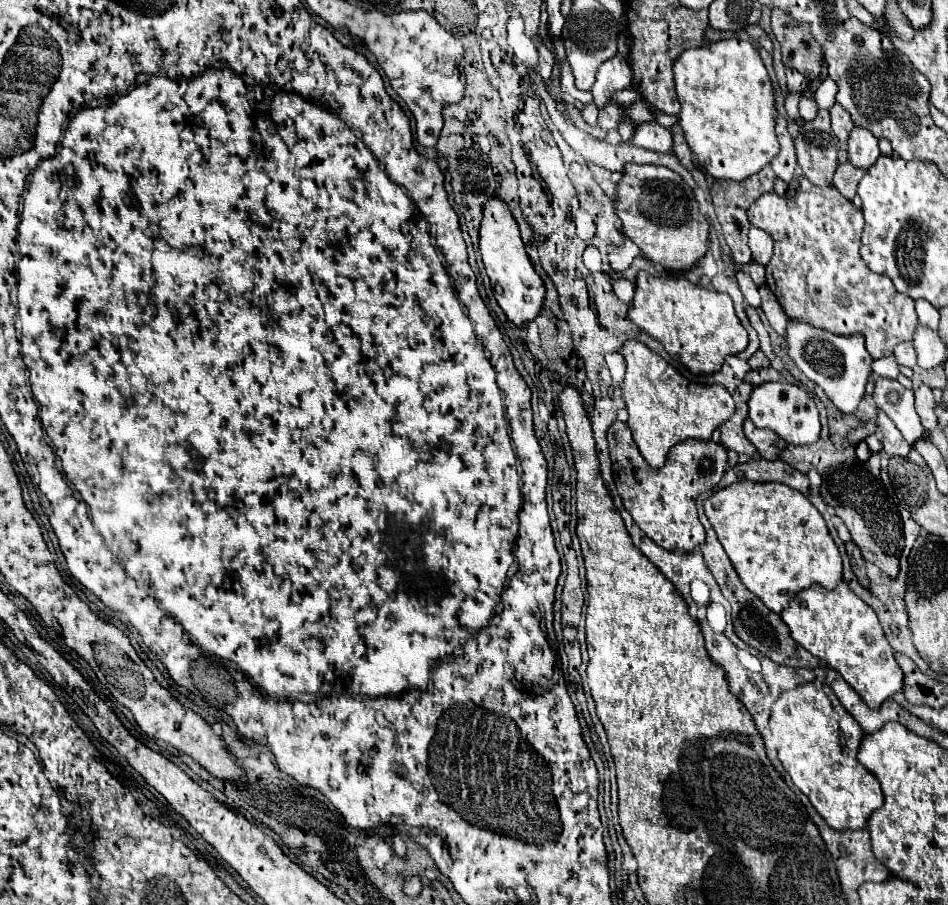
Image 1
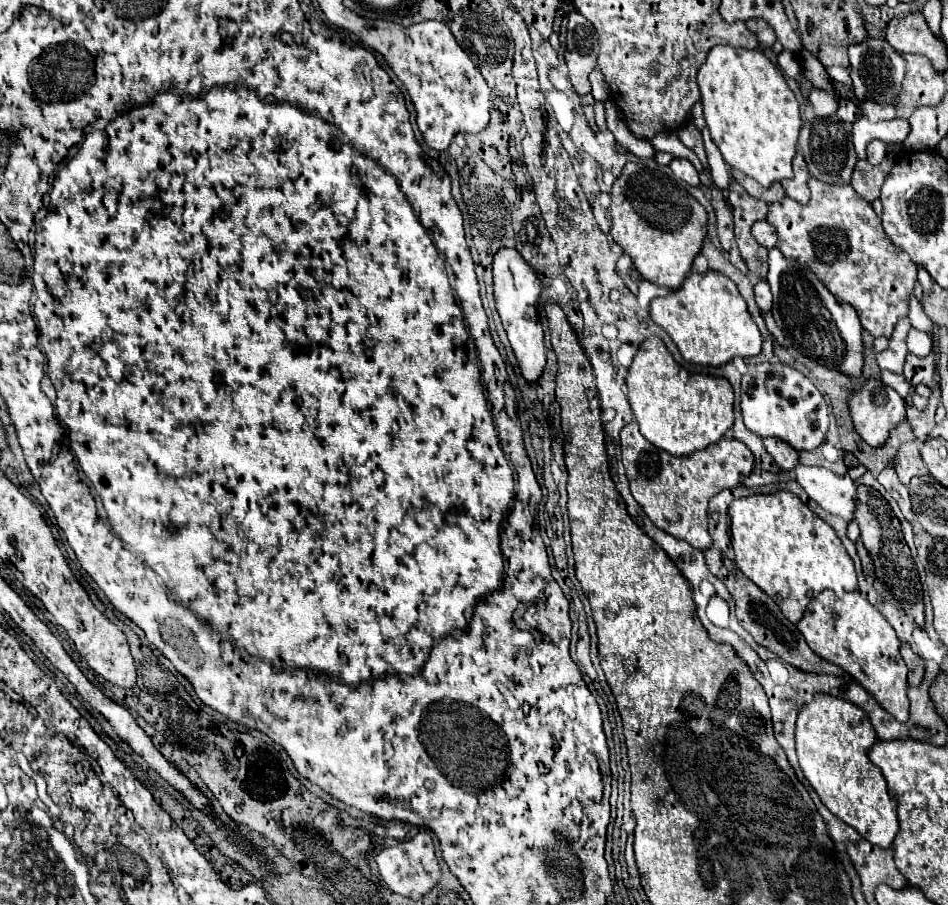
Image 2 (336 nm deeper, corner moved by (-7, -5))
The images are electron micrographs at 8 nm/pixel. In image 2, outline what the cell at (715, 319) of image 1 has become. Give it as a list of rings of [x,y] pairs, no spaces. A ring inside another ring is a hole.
[[[715,270],[703,274],[691,272],[675,292],[653,298],[649,312],[655,324],[665,328],[681,356],[691,364],[721,366],[735,356],[751,358],[761,352],[761,332],[747,312],[743,296],[733,280]]]

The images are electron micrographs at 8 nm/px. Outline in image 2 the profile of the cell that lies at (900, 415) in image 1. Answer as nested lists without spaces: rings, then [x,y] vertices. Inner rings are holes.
[[[869,378],[857,392],[849,396],[849,412],[853,426],[871,448],[881,448],[887,442],[889,432],[905,420],[905,406],[907,402],[893,388],[885,388],[879,378]]]

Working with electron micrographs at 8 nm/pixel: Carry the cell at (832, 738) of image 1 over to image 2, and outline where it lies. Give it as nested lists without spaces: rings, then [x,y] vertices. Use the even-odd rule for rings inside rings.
[[[815,694],[797,716],[797,756],[807,782],[815,788],[831,814],[853,826],[863,838],[879,848],[889,848],[899,832],[897,804],[887,792],[881,770],[867,758],[877,734],[867,714],[831,694]]]

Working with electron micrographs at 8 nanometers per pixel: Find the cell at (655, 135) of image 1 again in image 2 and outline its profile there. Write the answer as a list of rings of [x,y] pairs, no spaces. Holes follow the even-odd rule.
[[[673,158],[673,162],[669,164],[673,174],[681,180],[685,180],[689,186],[701,186],[701,180],[699,180],[699,172],[695,170],[695,166],[685,160],[685,158]]]

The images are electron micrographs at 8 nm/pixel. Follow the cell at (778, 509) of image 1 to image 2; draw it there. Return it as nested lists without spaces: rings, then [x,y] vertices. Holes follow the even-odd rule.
[[[755,494],[749,498],[733,500],[729,506],[731,520],[731,544],[735,550],[735,562],[739,570],[753,580],[763,592],[767,592],[781,606],[783,614],[797,624],[805,612],[805,606],[823,590],[833,590],[837,596],[857,590],[857,574],[853,560],[849,558],[845,546],[841,544],[835,530],[823,522],[815,512],[809,510],[795,494]]]

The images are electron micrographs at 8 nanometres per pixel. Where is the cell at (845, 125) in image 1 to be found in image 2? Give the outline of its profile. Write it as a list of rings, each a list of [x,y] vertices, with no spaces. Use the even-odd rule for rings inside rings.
[[[873,140],[869,146],[867,146],[867,162],[871,164],[879,164],[887,154],[887,144],[879,142],[879,140]]]

